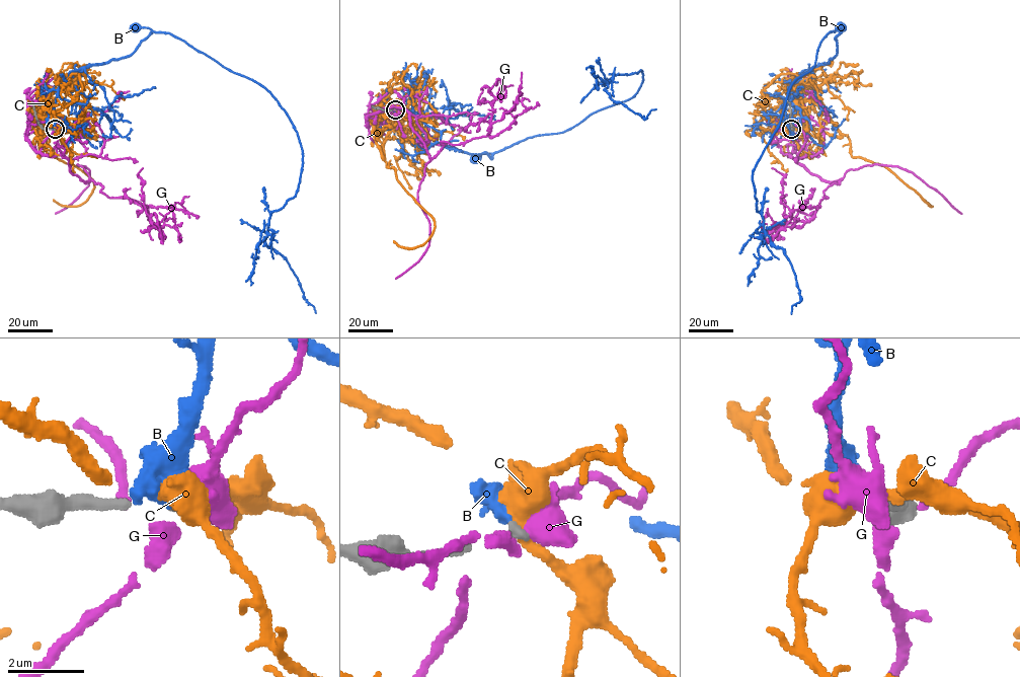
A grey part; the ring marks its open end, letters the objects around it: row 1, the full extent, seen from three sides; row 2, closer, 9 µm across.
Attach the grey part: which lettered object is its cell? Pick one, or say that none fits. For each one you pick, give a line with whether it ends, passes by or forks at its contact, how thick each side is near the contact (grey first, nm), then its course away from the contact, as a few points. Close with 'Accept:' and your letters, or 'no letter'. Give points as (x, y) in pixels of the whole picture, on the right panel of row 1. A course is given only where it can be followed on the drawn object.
Accept: no letter

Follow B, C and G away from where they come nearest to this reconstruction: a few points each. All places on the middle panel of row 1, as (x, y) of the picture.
B: (394, 108), (444, 145), (470, 153), (486, 153), (489, 156), (492, 154), (475, 158)
C: (394, 108), (379, 103), (377, 145), (435, 230), (419, 246), (393, 241)
G: (395, 108), (381, 109), (402, 107), (432, 158), (442, 141), (487, 135), (505, 90), (494, 84)

